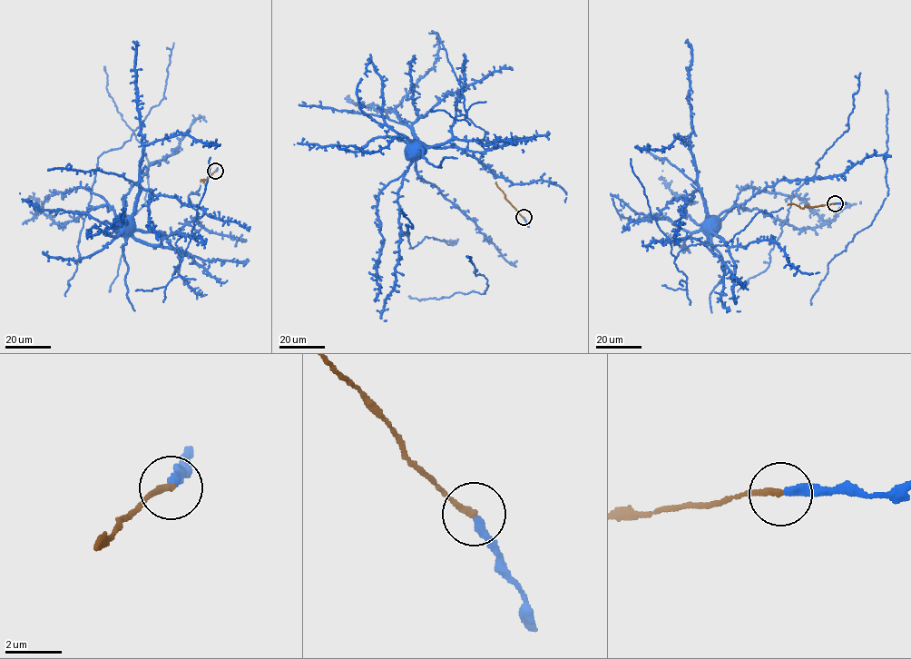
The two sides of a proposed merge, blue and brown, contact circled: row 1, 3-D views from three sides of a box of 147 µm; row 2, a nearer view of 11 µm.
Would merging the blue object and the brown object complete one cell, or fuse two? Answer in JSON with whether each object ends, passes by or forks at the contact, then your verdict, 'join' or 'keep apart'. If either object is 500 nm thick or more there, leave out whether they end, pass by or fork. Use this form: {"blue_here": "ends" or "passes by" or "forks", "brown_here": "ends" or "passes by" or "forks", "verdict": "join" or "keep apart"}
{"blue_here": "ends", "brown_here": "ends", "verdict": "join"}

